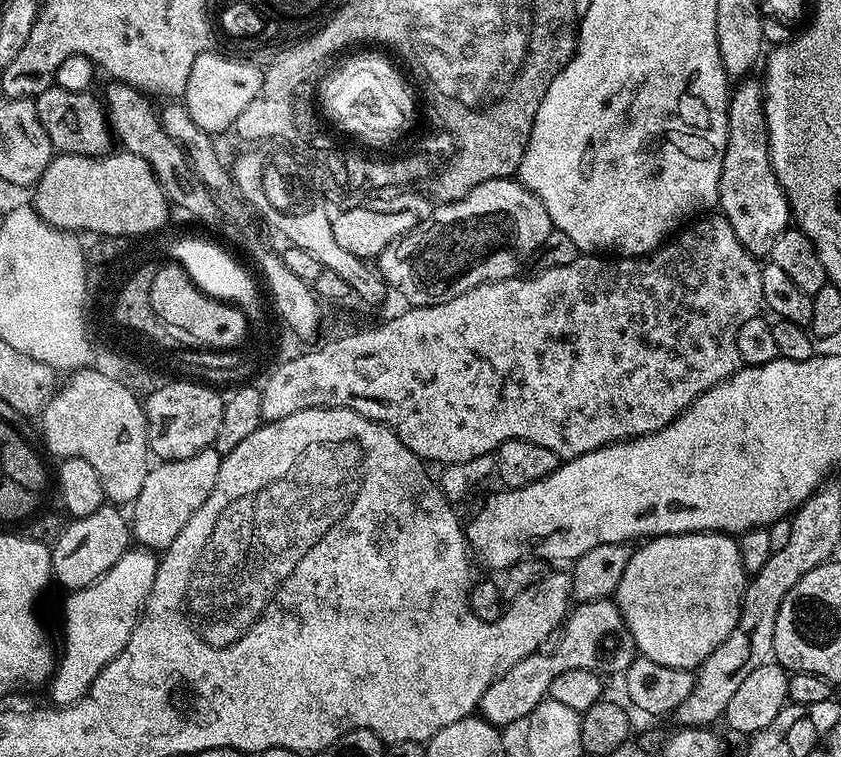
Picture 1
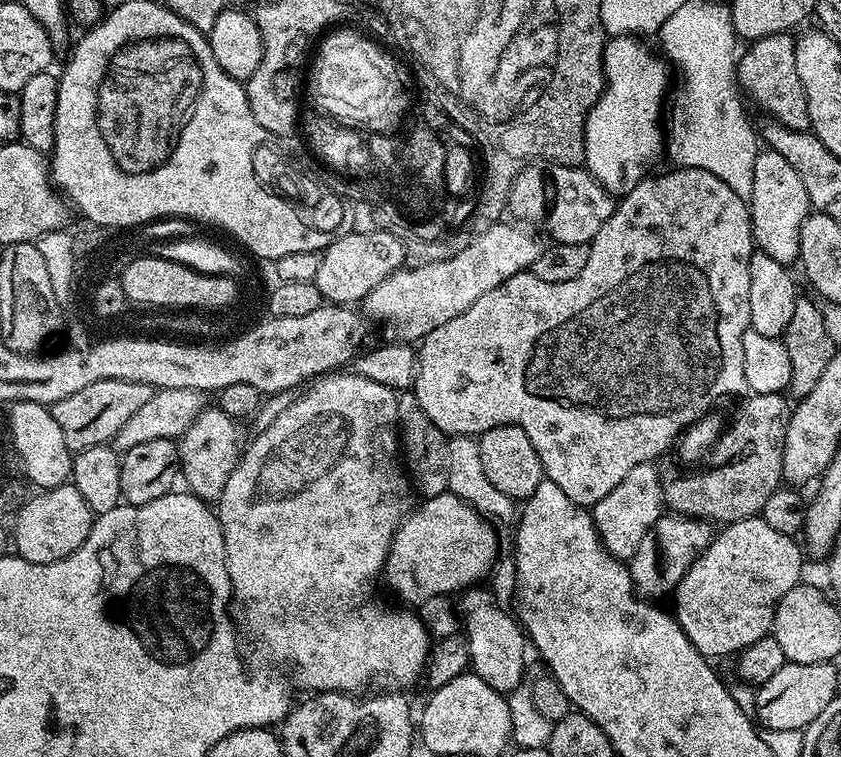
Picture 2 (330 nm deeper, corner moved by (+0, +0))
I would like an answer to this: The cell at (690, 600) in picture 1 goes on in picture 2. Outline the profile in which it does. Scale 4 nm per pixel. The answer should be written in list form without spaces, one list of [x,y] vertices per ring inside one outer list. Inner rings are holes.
[[[760,516],[735,520],[733,524],[723,525],[713,535],[708,549],[688,567],[674,593],[674,615],[678,626],[682,626],[686,638],[690,638],[692,645],[703,656],[735,657],[743,652],[746,646],[771,633],[778,602],[782,602],[782,598],[786,598],[793,586],[802,580],[800,571],[804,568],[806,556],[801,545],[796,545],[796,542],[793,537],[778,534],[778,530],[766,526],[766,522]]]

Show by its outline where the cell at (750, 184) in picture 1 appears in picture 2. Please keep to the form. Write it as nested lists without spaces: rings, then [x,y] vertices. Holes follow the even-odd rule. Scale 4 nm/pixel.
[[[789,33],[770,34],[761,40],[753,40],[739,53],[736,77],[743,95],[753,100],[771,119],[799,132],[809,131],[810,110],[806,110],[806,94],[802,82],[798,82],[798,66],[794,66],[796,41]]]

